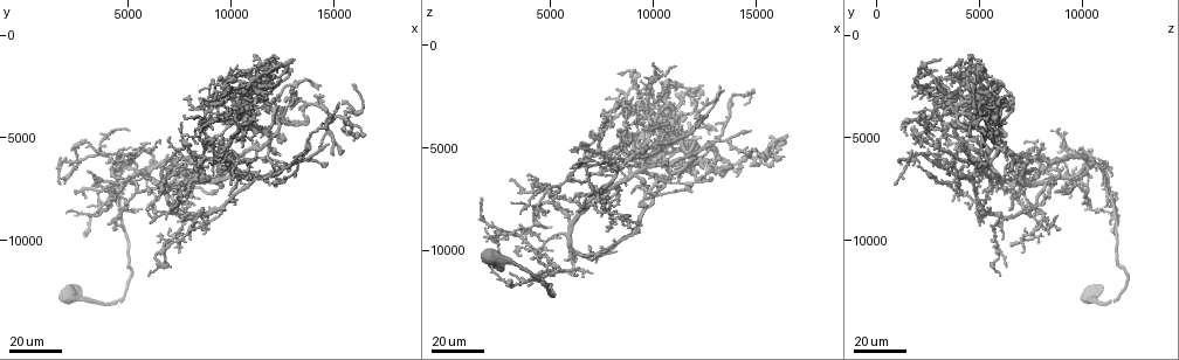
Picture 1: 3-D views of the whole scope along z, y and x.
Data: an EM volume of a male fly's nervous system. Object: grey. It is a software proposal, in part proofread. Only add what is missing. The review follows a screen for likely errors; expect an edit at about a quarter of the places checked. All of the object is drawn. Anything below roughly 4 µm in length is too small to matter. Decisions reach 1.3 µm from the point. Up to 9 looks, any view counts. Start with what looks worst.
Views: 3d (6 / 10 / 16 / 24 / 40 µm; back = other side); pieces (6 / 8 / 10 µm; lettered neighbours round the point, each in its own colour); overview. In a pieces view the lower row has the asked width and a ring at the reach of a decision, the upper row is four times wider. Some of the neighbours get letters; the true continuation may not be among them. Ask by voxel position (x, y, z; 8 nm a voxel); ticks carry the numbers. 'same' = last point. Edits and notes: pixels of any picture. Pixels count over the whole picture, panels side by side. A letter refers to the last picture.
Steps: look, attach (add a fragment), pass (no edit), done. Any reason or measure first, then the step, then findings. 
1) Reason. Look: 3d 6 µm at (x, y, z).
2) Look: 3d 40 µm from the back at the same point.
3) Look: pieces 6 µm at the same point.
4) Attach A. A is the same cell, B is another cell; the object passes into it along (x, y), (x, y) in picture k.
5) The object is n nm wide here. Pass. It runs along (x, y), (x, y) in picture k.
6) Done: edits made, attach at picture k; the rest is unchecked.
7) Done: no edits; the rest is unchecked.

Free end. Look: 3d 24 µm at (10000, 5700, 1700).

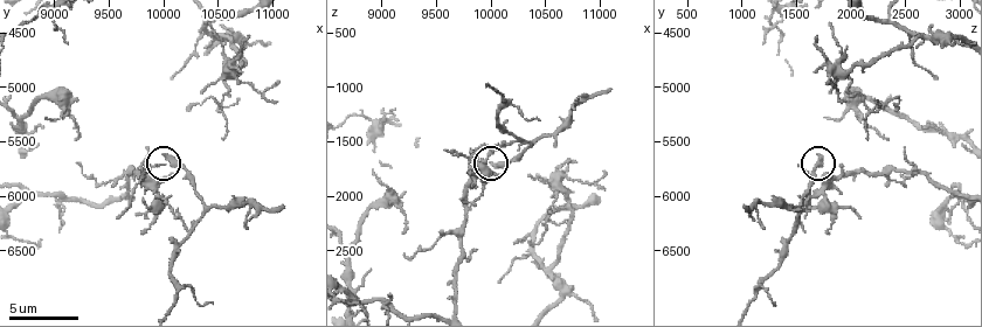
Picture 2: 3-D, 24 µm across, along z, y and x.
Look: pieces 8 µm at (10000, 5640, 1680).

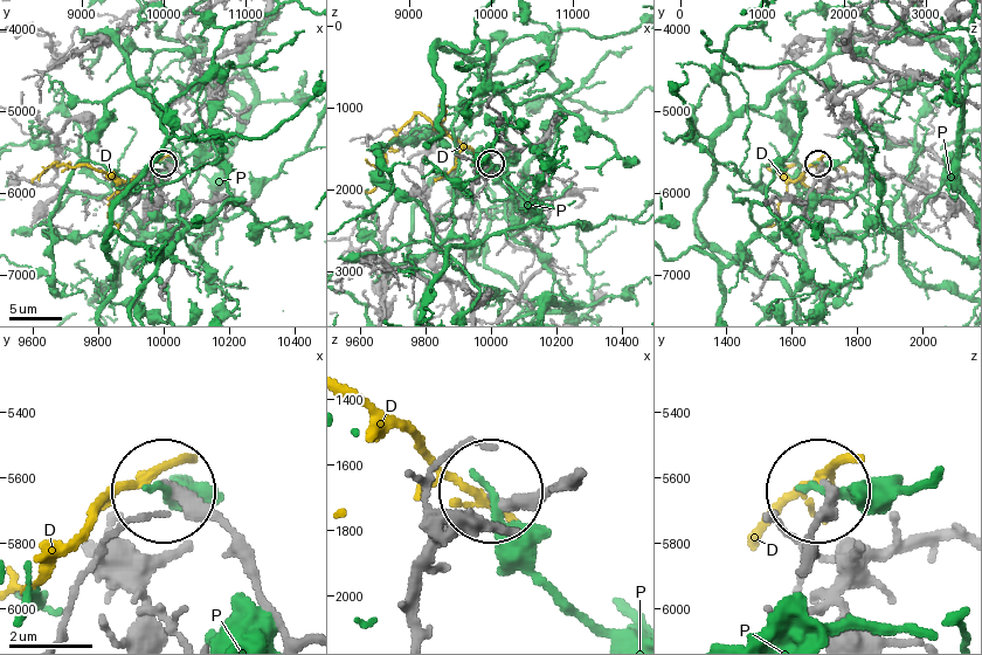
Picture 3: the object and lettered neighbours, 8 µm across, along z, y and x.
Pass. D and P are other cells; it runs along (807, 543), (824, 522), (824, 494) in picture 3; no lettered fragment goes on from it.

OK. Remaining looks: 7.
An open end. Look: 3d 6 µm at (11080, 6100, 1020).

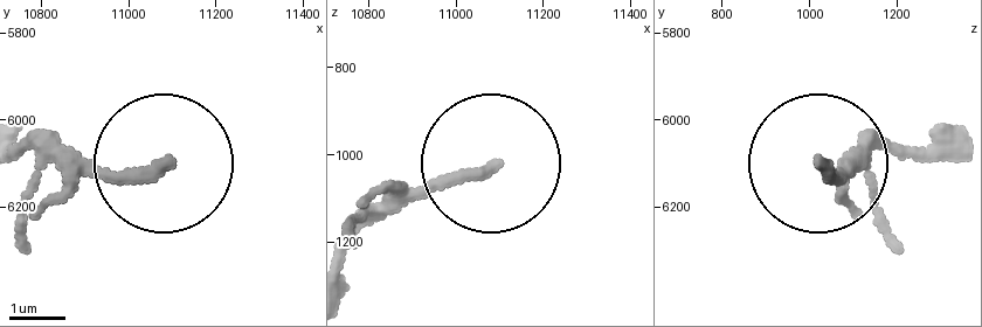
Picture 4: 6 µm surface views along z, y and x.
Look: pieces 8 µm at (11075, 6105, 1035).

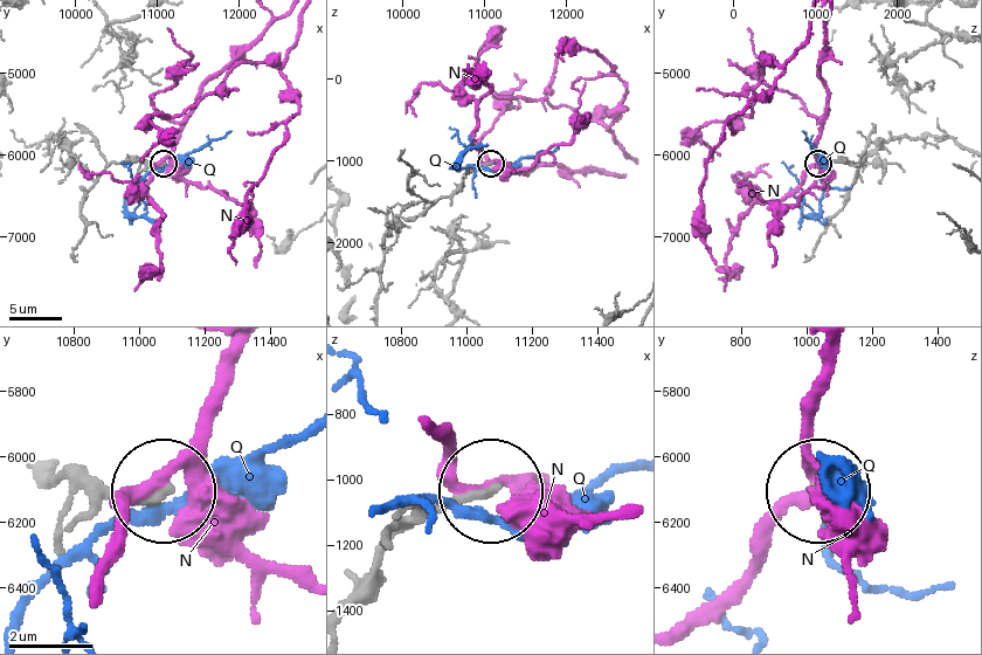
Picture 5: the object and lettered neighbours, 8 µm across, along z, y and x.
Pass. N and Q are other cells; it runs along (352, 593), (394, 530), (485, 491) in picture 5; no lettered fragment goes on from it.

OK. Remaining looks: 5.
Long arm stops here. Look: 3d 24 µm at (13400, 5700, 2200).

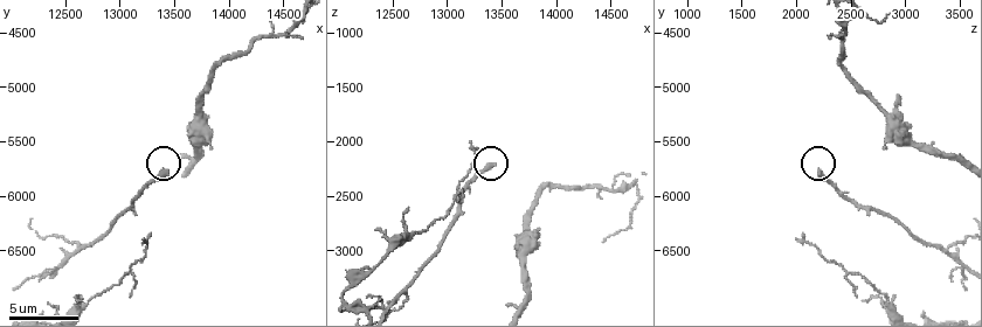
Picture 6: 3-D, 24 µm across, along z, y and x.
What lies round it. Look: pieces 8 µm at (13400, 5760, 2220).

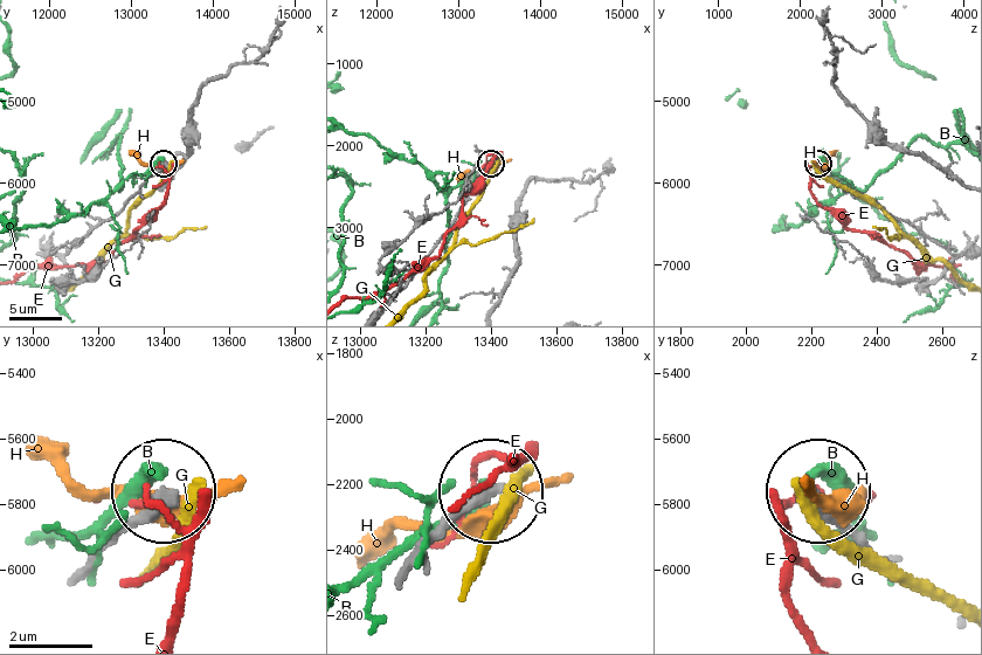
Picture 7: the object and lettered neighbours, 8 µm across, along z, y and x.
The object is 320 nm wide here. Pass. B, E, G and H are other cells; it runs along (419, 560), (489, 491) in picture 7; none of them fits.

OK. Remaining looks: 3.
Look: 3d 24 µm at (8800, 7100, 4500).

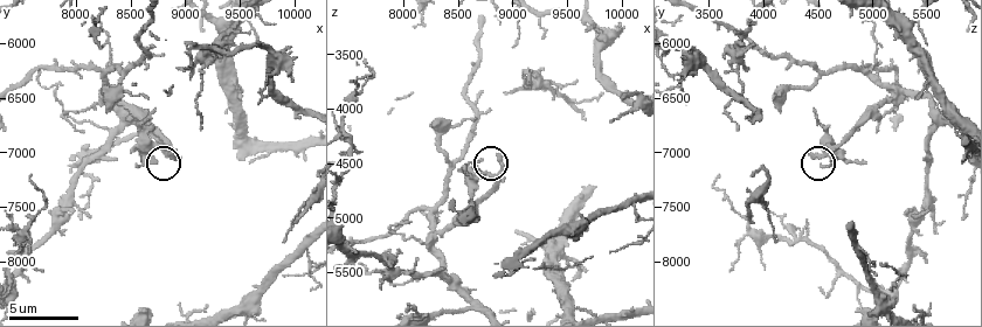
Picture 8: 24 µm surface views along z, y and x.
Look: pieces 6 µm at (8900, 7020, 4420).

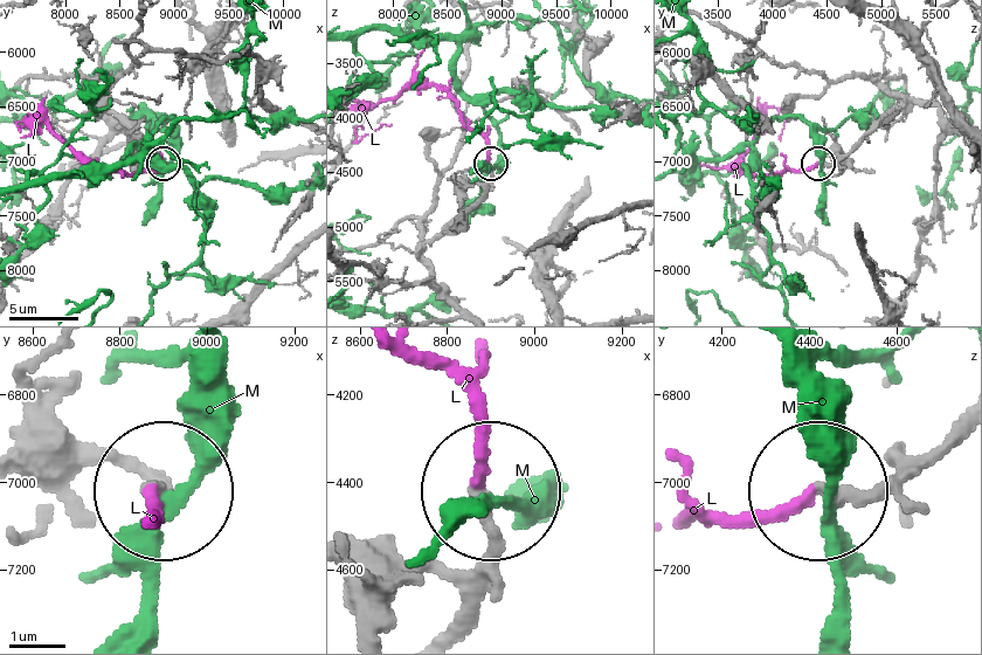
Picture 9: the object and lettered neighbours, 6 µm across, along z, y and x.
Attach L. L is the same cell, M is another cell; the object passes into it along (477, 200), (451, 101), (358, 131), (391, 124) in picture 9; it goes on there.

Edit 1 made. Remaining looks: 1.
Done: edits made, attach at picture 9; the rest is unchecked.

